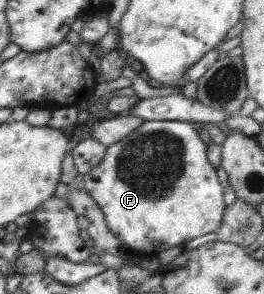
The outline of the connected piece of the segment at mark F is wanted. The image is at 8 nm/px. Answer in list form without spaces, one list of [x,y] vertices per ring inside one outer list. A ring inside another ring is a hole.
[[[144,121],[127,137],[107,146],[101,163],[83,174],[83,189],[97,202],[111,233],[143,258],[174,252],[181,243],[217,231],[224,209],[223,190],[216,168],[207,160],[208,146],[186,121]]]

